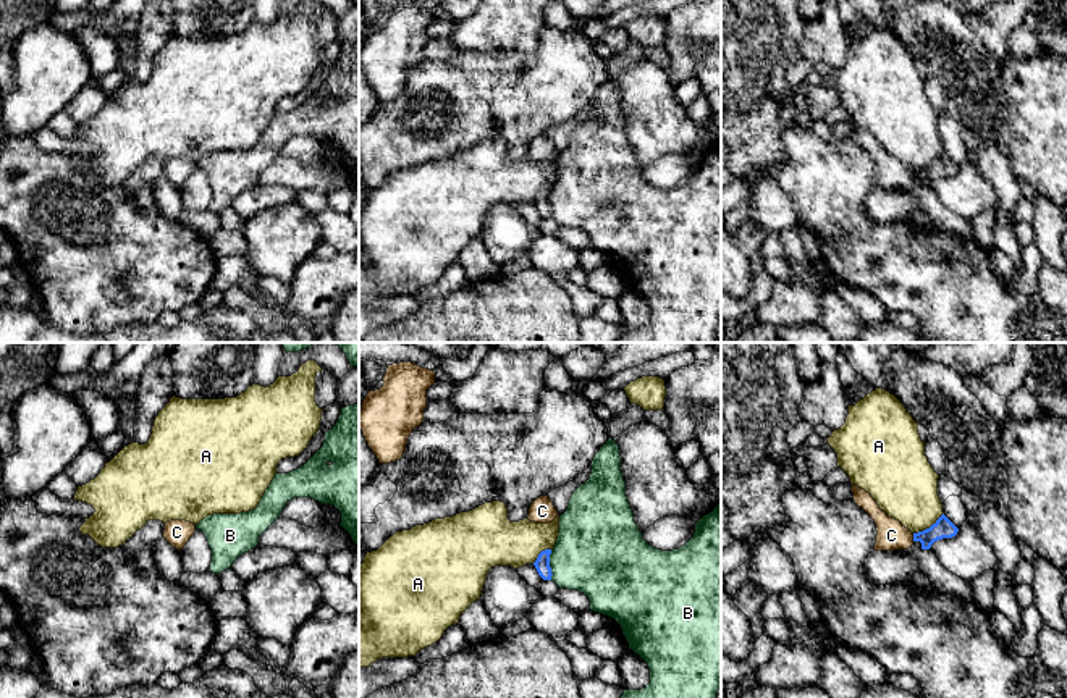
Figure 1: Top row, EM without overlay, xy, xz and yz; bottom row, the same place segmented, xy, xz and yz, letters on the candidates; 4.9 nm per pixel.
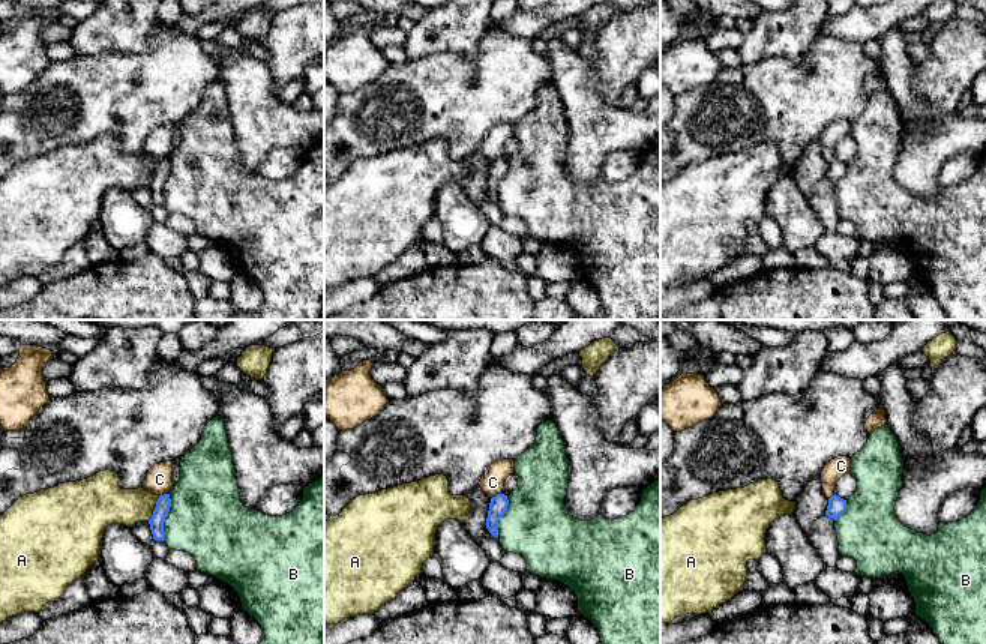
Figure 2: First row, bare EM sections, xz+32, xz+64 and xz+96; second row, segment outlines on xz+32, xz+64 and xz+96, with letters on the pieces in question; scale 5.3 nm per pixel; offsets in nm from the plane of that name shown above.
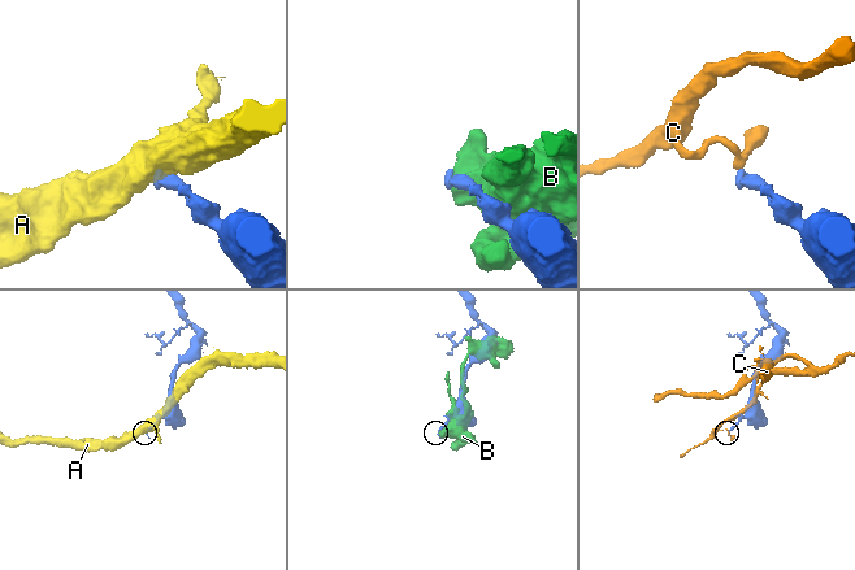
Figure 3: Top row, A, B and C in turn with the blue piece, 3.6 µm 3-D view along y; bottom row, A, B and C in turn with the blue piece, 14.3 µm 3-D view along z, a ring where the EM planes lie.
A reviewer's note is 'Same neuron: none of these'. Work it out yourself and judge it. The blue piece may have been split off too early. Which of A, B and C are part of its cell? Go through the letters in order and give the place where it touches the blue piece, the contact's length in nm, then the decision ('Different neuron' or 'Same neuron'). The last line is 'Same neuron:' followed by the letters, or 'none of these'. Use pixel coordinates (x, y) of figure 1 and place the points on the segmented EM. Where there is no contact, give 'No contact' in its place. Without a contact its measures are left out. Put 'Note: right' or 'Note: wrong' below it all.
A: Touches blue at yz (930, 527). Shared border 190 nm. Different neuron
B: Touches blue at xz (548, 564). Shared border 150 nm. Different neuron
C: Touches blue at yz (914, 537). Shared border 40 nm. Different neuron
Same neuron: none of these
Note: right

